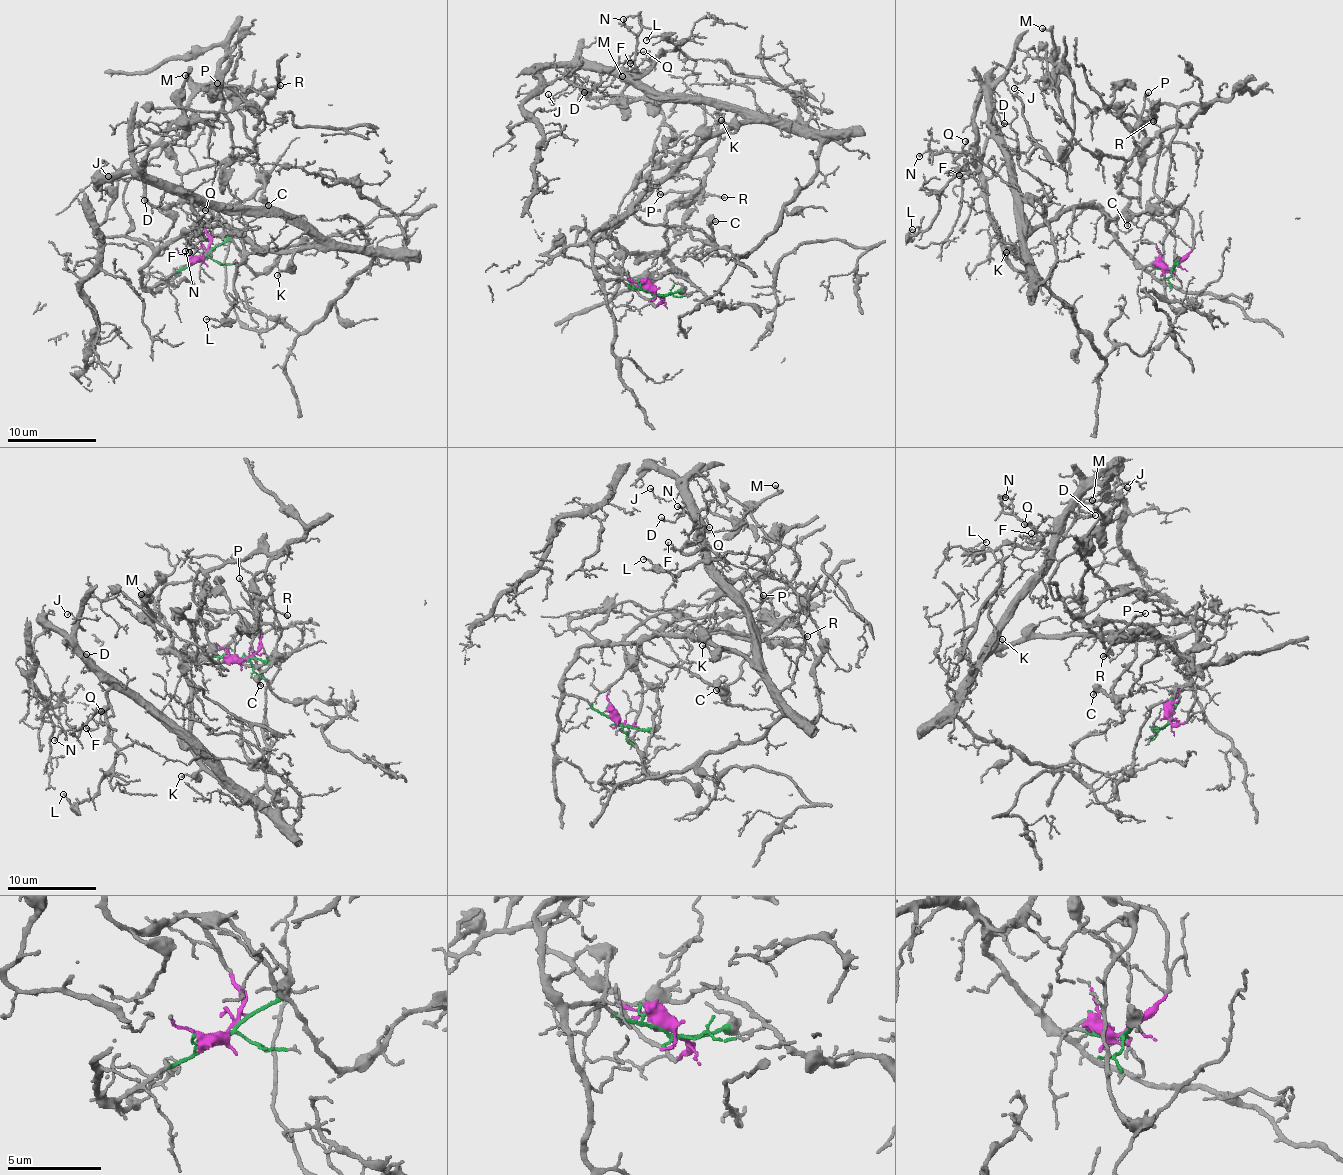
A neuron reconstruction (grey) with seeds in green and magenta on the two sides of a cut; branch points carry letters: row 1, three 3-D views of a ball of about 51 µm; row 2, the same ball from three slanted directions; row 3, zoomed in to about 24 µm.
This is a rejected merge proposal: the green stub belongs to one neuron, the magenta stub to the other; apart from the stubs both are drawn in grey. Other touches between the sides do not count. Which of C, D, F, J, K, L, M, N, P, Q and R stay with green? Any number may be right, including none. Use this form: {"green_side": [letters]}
{"green_side": ["D", "F", "J", "K", "L", "N", "Q"]}

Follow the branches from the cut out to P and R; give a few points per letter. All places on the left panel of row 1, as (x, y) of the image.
P: (202, 258), (210, 235), (194, 206), (153, 205), (144, 173), (148, 151), (216, 76), (236, 93), (216, 84)
R: (202, 258), (210, 235), (194, 206), (160, 208), (144, 188), (148, 151), (221, 74), (222, 88), (281, 84)

